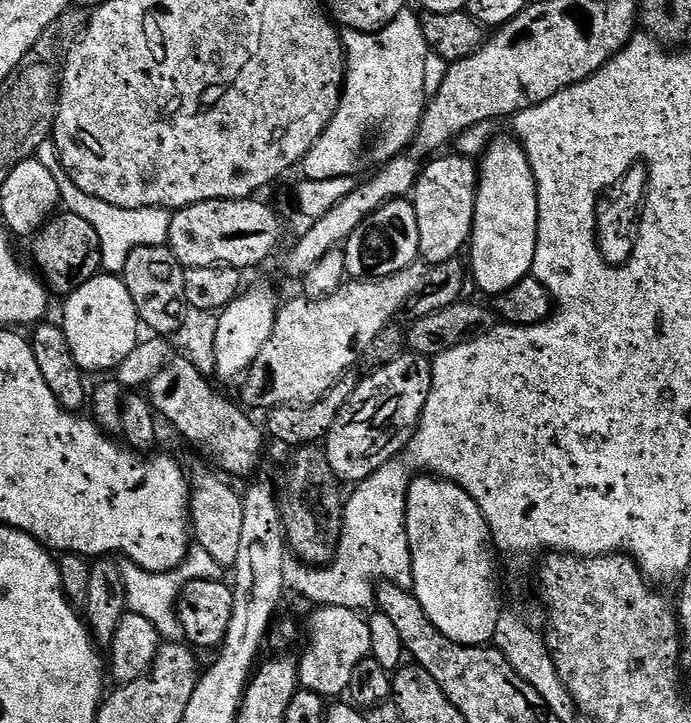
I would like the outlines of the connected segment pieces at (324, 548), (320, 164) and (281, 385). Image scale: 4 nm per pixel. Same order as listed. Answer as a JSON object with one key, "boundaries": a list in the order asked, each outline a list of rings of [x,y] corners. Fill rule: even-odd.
{"boundaries":[[[[300,446],[293,452],[296,453],[289,458],[284,477],[280,480],[280,520],[284,523],[284,536],[288,539],[286,548],[304,564],[327,566],[336,554],[342,496],[336,493],[335,483],[328,484],[330,473],[319,447]]],[[[399,18],[377,32],[345,31],[342,36],[342,60],[346,67],[342,72],[342,91],[338,96],[332,120],[316,139],[310,151],[304,155],[302,173],[305,180],[325,180],[356,176],[360,159],[364,156],[364,139],[373,136],[372,156],[379,162],[387,162],[401,155],[415,139],[420,118],[426,107],[426,89],[423,80],[423,60],[426,48],[424,33],[414,19]]],[[[414,262],[381,280],[352,280],[341,283],[337,292],[321,300],[299,298],[300,300],[292,300],[289,304],[281,303],[276,313],[272,332],[262,346],[260,353],[257,354],[256,361],[246,373],[239,403],[248,410],[251,408],[271,410],[285,406],[317,404],[343,377],[340,375],[355,360],[358,360],[358,349],[370,343],[381,330],[389,327],[390,322],[395,321],[392,319],[396,315],[398,317],[401,315],[409,298],[415,296],[416,291],[422,286],[425,271],[423,263]]]]}

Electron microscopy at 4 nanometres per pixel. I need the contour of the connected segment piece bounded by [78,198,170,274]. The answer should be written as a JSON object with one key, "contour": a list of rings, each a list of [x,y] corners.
{"contour":[[[91,198],[78,209],[78,215],[92,227],[92,235],[98,245],[98,260],[104,263],[103,271],[116,274],[121,271],[126,258],[135,248],[159,248],[168,242],[169,209],[166,208],[119,208],[103,204]]]}

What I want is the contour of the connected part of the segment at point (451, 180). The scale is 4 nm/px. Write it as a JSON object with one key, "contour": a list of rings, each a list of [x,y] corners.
{"contour":[[[438,156],[431,159],[416,177],[410,193],[417,255],[428,266],[444,264],[453,259],[469,239],[475,208],[476,172],[468,161],[458,156]]]}

